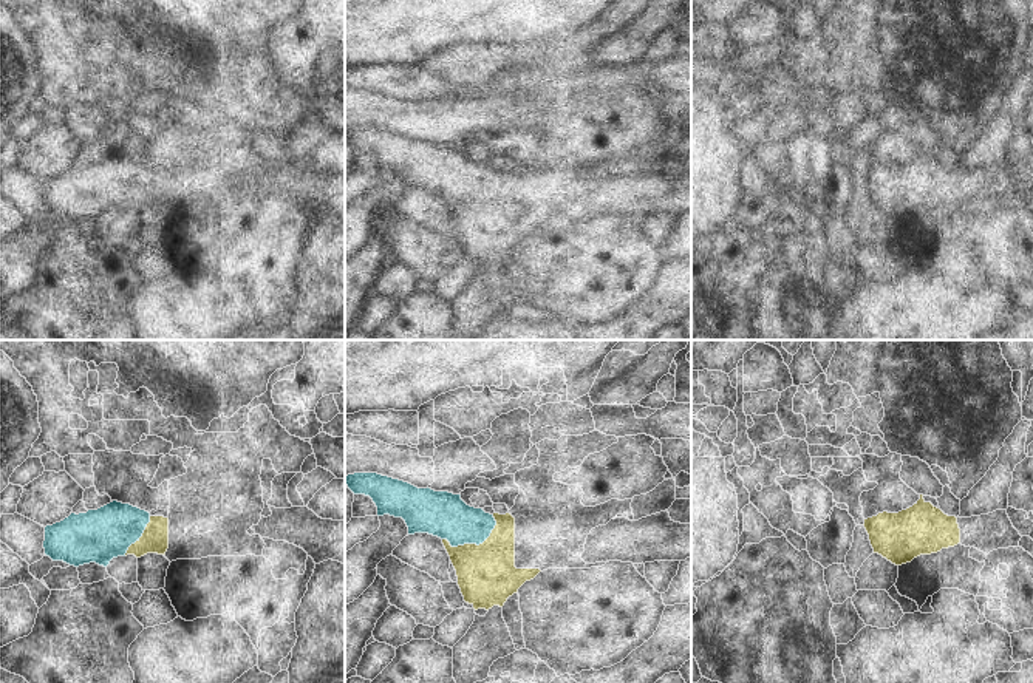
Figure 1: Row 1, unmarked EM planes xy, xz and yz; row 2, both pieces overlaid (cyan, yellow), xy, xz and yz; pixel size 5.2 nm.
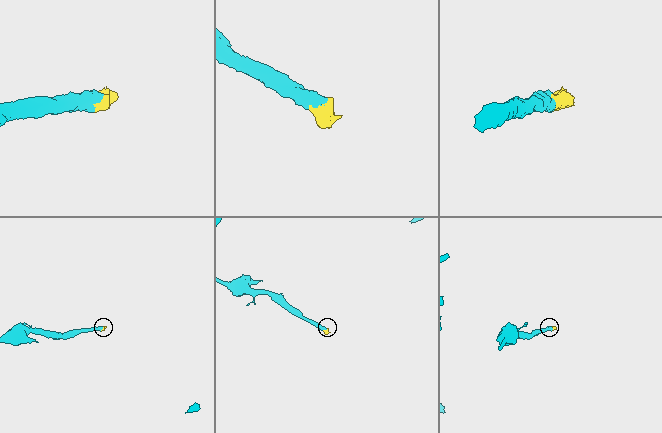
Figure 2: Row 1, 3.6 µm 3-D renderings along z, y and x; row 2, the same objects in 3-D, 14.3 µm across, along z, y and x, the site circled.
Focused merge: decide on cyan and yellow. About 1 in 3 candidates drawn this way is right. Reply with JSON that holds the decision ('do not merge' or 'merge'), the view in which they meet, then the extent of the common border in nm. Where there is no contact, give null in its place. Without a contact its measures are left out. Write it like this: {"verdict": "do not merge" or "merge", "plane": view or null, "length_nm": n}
{"verdict": "merge", "plane": "xz", "length_nm": 300}

